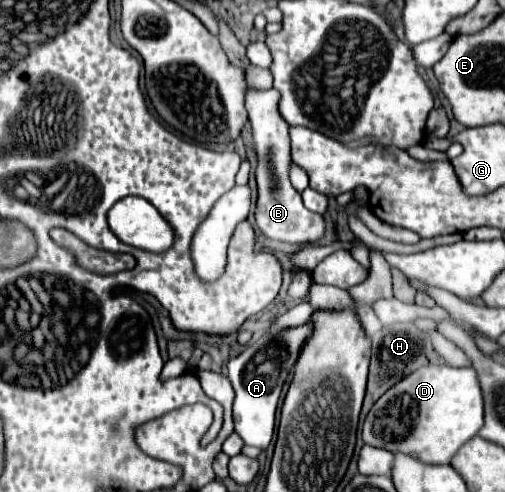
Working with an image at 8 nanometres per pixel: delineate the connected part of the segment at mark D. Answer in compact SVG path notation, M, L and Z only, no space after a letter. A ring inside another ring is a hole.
M419 367L385 391L363 423L363 441L391 453L407 453L423 463L447 465L461 445L483 427L483 395L471 367Z

